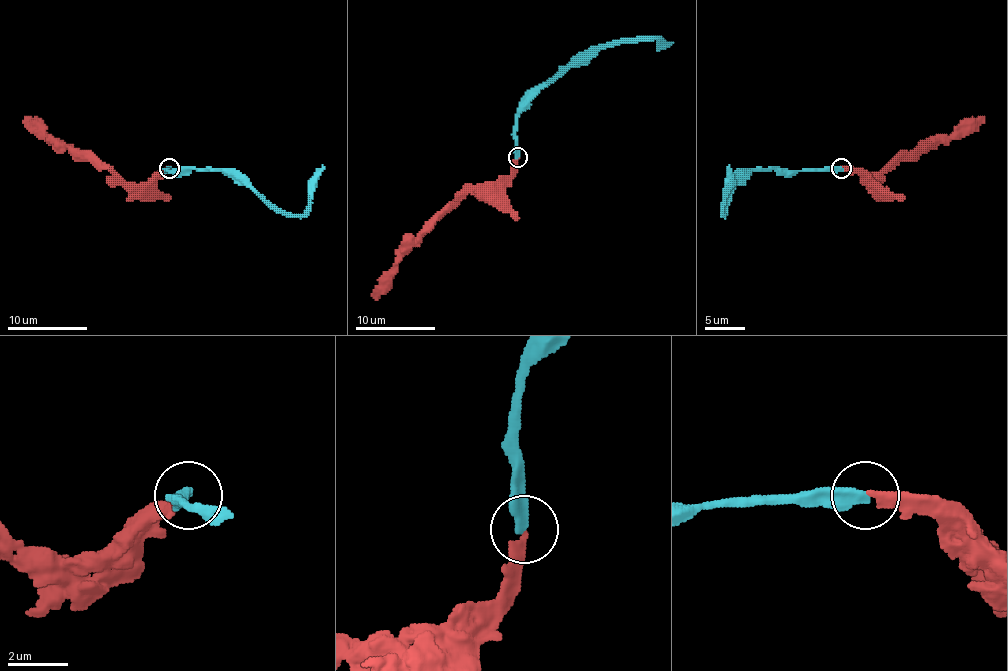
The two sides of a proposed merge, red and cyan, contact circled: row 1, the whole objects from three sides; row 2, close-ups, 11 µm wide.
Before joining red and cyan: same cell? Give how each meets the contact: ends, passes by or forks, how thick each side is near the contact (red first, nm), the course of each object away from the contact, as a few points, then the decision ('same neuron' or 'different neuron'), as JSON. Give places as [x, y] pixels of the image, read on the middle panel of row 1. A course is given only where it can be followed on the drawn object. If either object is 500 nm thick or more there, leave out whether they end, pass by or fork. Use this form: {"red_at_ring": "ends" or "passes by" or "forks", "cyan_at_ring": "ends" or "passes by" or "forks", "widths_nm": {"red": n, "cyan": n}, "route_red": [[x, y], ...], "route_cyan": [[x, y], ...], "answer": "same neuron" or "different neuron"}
{"red_at_ring": "ends", "cyan_at_ring": "ends", "widths_nm": {"red": 240, "cyan": 360}, "route_red": [[517, 158], [515, 170], [495, 184], [471, 186], [397, 260], [397, 272], [375, 300]], "route_cyan": [[517, 156], [515, 114], [541, 88], [571, 66], [583, 64], [601, 48], [641, 38], [671, 44]], "answer": "same neuron"}

